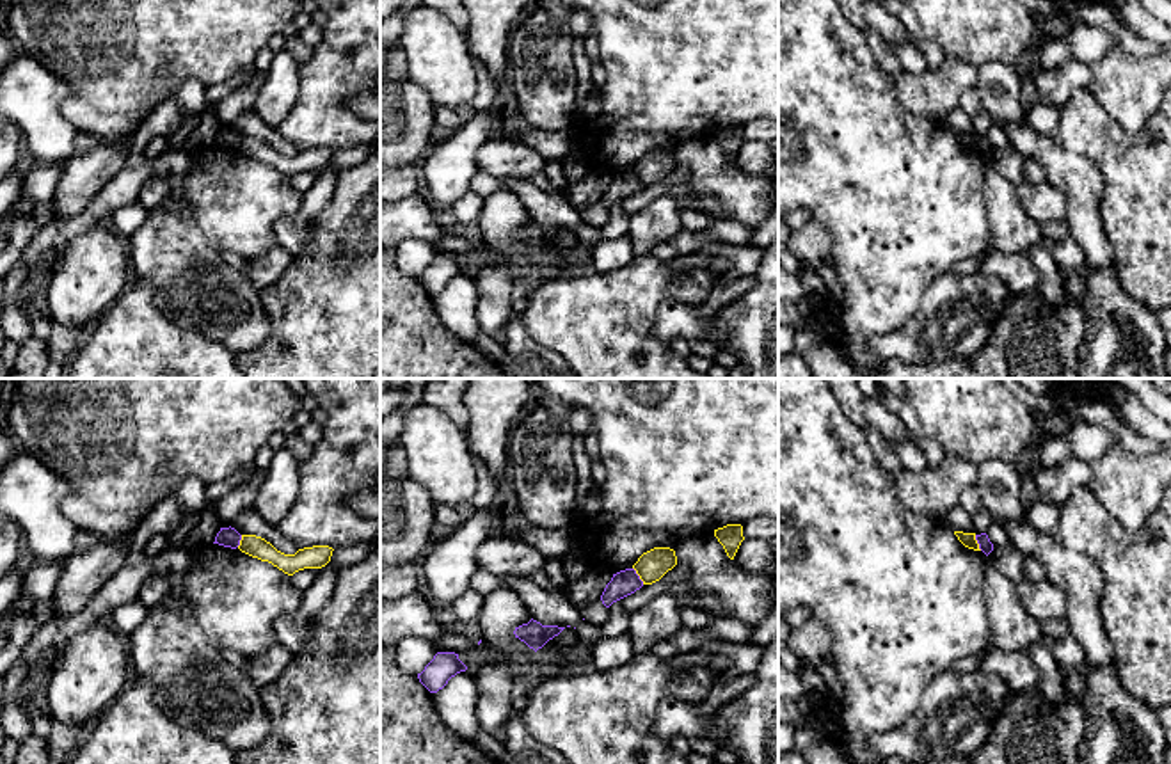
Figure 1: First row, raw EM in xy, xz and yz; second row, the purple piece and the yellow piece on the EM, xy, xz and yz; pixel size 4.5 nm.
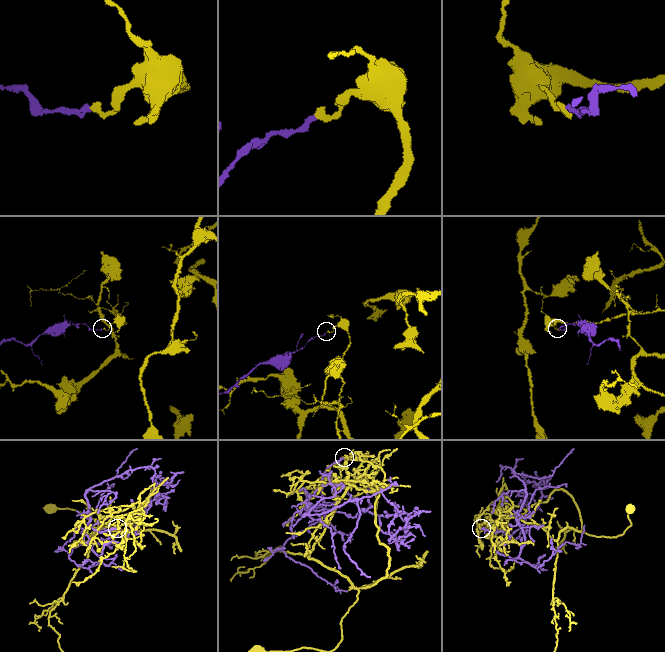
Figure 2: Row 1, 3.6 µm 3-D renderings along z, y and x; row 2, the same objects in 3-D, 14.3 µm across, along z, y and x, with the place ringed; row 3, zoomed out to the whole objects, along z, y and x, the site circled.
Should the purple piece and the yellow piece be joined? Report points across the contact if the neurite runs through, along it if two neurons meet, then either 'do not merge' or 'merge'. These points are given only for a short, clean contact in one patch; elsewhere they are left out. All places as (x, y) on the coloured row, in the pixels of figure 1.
border xz (633, 567), (644, 583); do not merge

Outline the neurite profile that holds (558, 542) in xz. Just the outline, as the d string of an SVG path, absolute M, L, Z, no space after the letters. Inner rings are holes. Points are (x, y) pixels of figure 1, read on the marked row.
M576 521L558 529L531 528L528 531L517 531L514 535L505 533L505 535L530 544L531 547L540 551L547 560L562 558L569 553L578 553L581 542L579 522Z

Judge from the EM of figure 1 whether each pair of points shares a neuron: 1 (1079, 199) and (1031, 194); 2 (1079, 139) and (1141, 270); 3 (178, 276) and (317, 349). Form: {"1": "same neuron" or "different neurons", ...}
{"1": "different neurons", "2": "same neuron", "3": "different neurons"}

